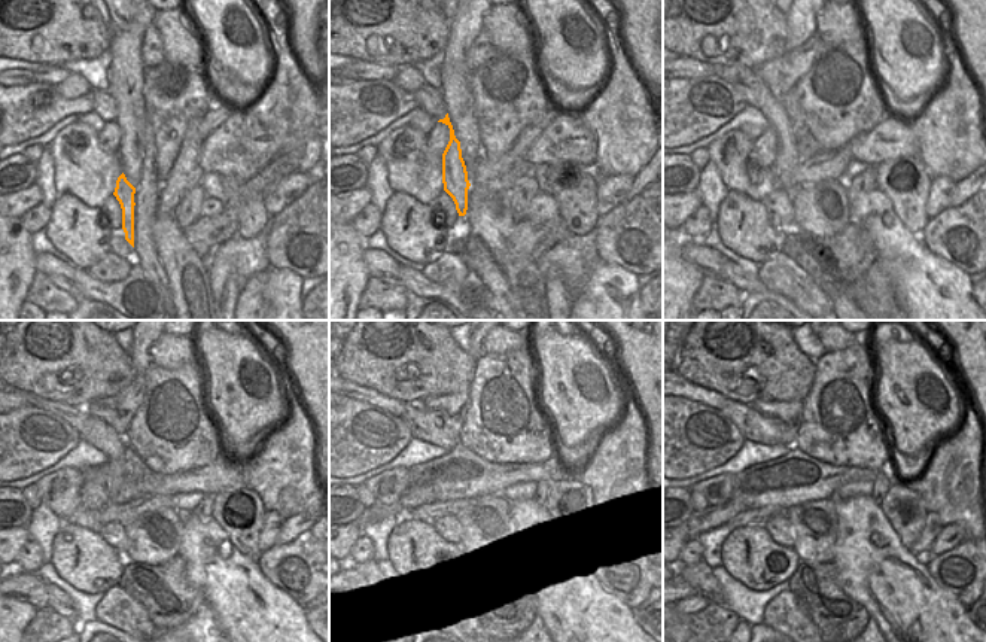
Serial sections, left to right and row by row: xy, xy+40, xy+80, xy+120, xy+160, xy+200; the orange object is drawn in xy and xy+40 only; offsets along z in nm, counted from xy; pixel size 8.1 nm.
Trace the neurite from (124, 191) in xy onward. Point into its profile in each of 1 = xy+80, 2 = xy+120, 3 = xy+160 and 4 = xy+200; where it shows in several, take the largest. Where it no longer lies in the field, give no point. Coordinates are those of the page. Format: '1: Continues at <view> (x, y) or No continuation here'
1: Continues at xy+80 (787, 157)
2: Continues at xy+120 (97, 432)
3: Continues at xy+160 (428, 426)
4: Continues at xy+200 (755, 426)

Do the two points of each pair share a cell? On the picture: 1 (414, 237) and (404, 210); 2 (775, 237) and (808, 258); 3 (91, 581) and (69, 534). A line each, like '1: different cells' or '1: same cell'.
1: same cell
2: different cells
3: same cell

